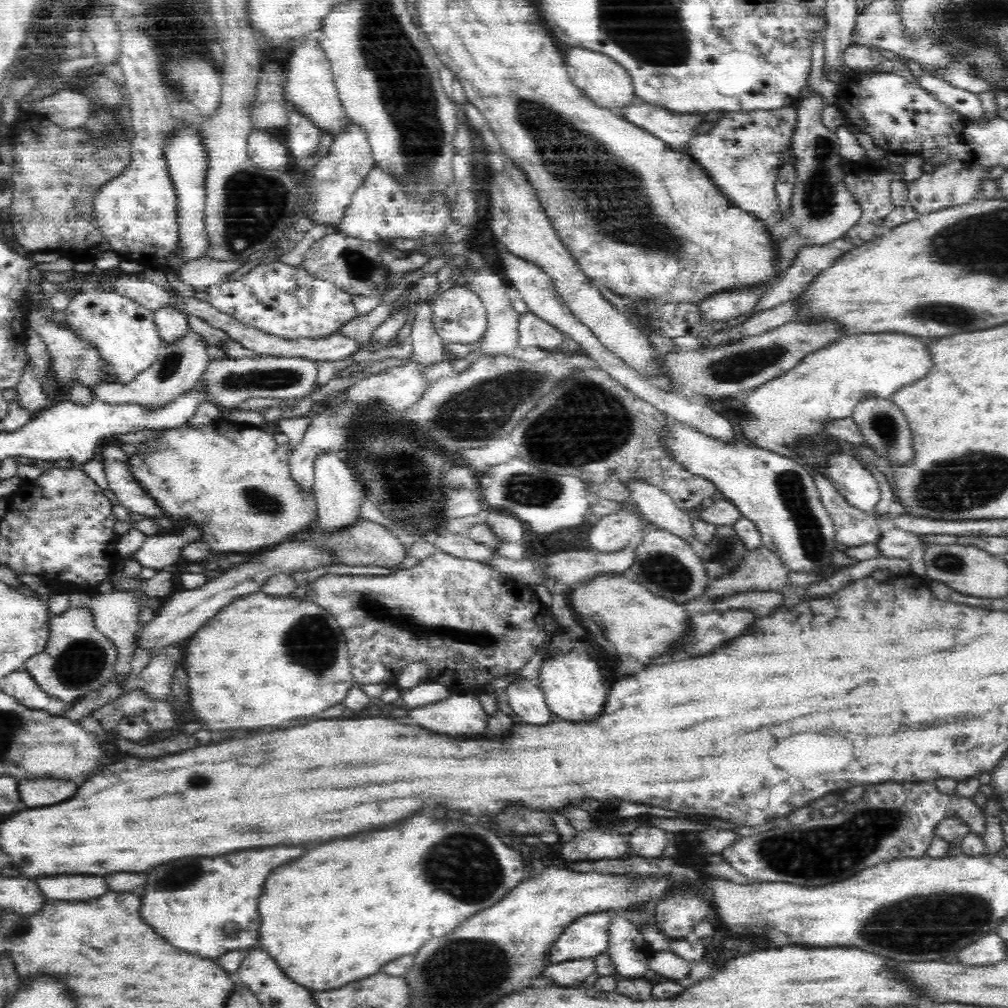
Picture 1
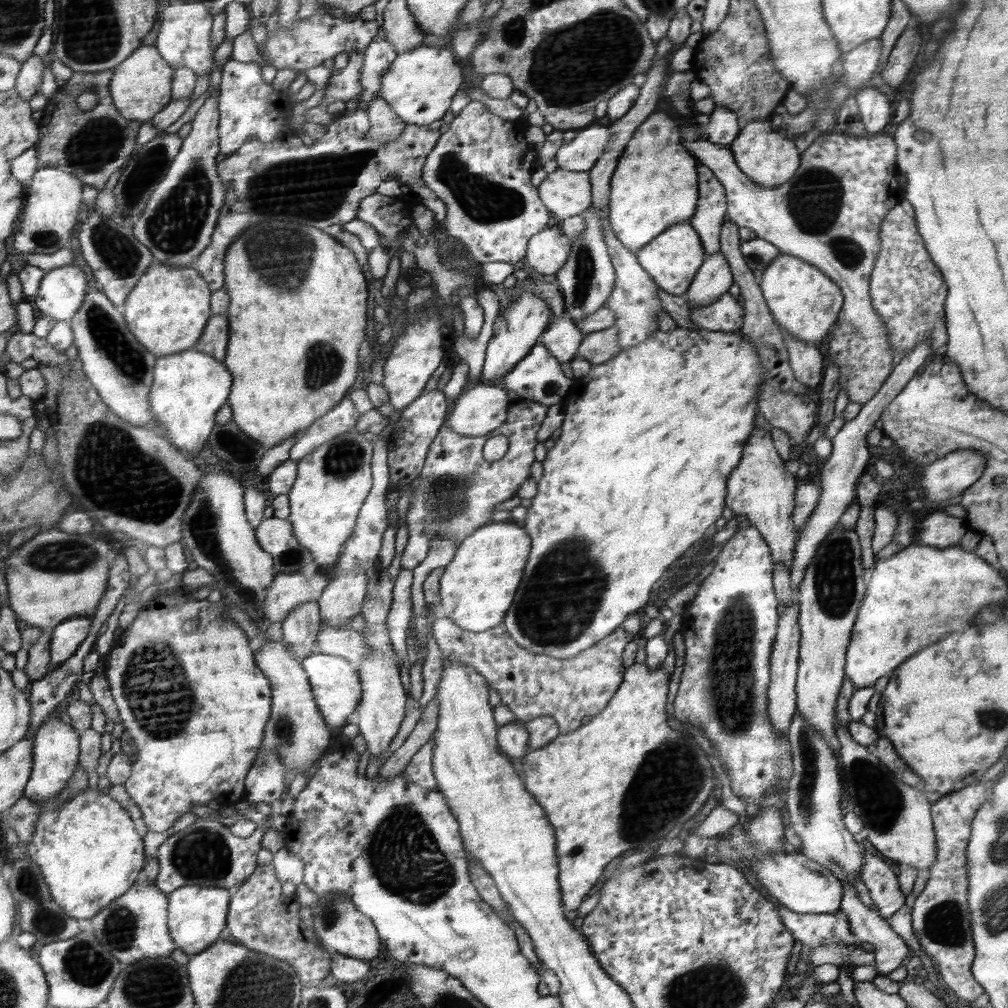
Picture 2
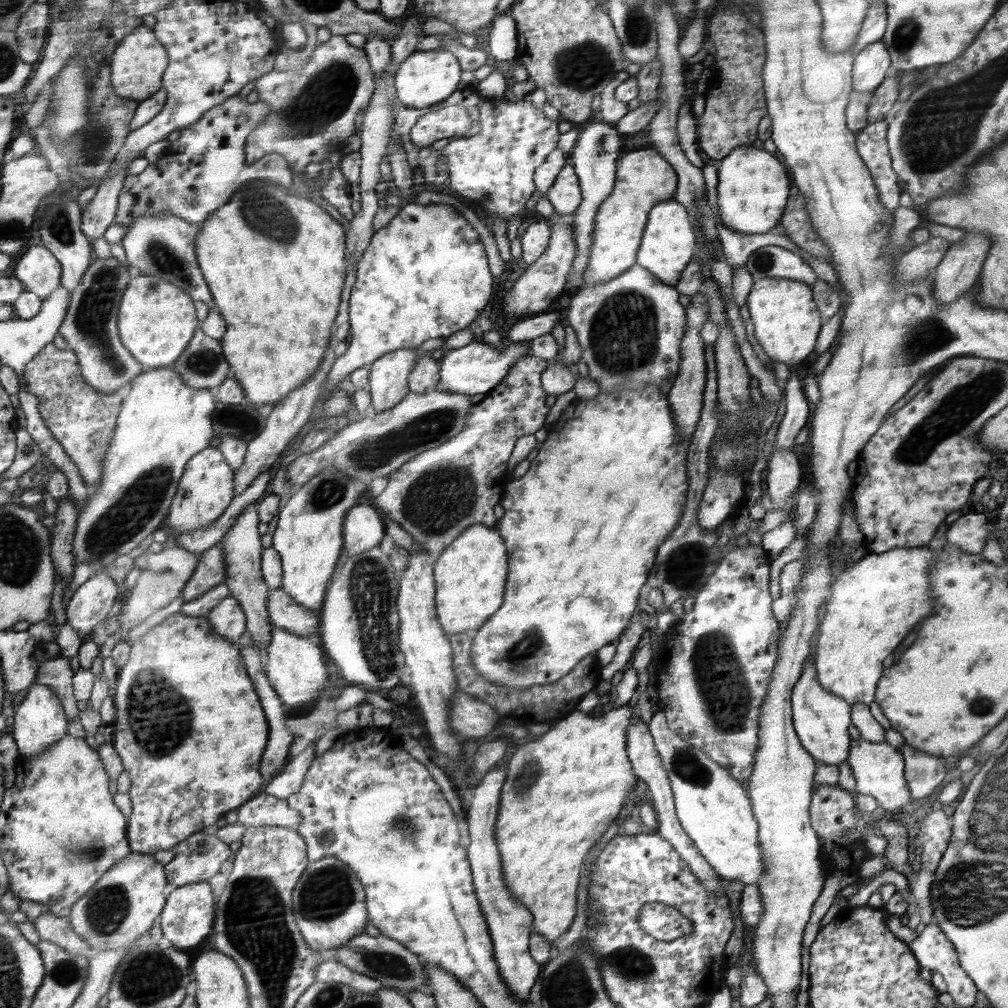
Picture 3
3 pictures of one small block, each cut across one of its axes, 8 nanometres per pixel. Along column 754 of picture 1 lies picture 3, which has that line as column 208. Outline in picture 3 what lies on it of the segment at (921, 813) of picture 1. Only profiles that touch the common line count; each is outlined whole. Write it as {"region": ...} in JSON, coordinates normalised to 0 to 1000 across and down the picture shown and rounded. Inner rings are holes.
{"region":[[[201,824],[191,827],[173,842],[172,854],[165,858],[169,888],[180,879],[212,871],[233,849],[228,836],[222,835],[215,827],[202,827]]]}

